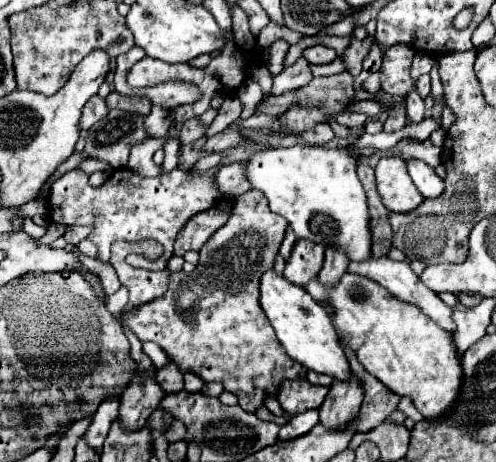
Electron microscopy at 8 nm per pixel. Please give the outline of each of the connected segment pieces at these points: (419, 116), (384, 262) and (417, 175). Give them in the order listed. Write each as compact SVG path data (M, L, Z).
M410 91L406 95L406 111L412 123L420 123L424 119L424 101L416 91Z
M384 257L384 259L370 259L370 261L364 261L362 265L354 265L350 263L348 267L350 273L358 273L358 275L364 275L368 279L374 279L376 283L380 283L382 287L386 287L390 291L392 297L404 301L404 303L410 303L410 305L416 305L426 317L430 317L434 323L438 323L442 329L454 333L456 331L456 323L452 319L452 307L448 307L440 297L438 293L434 293L432 289L428 289L418 275L414 275L414 271L410 269L408 263L398 263L398 261L392 261L390 257Z
M410 161L408 173L410 173L414 185L418 187L418 191L426 199L434 199L434 197L442 195L444 181L434 173L434 169L430 169L430 165L420 165L420 161Z

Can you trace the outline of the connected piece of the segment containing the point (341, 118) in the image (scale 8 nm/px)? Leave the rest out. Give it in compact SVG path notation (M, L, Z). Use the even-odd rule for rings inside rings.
M346 111L336 115L336 123L344 125L344 127L350 127L350 129L364 125L366 121L368 121L368 117L366 117L366 115L356 115L356 113L346 113Z

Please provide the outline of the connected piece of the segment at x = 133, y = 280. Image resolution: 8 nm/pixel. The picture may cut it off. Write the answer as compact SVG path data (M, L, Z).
M114 253L112 257L114 269L120 277L120 283L130 291L130 301L128 301L128 311L132 313L136 307L154 301L156 297L164 295L168 287L168 275L170 271L146 271L146 269L134 269L130 267L124 259L122 253Z

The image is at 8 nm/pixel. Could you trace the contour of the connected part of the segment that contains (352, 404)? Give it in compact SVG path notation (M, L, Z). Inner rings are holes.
M354 375L350 377L350 381L342 381L342 383L334 381L330 385L328 397L320 407L322 425L332 431L348 427L358 417L362 397L364 397L364 389Z

